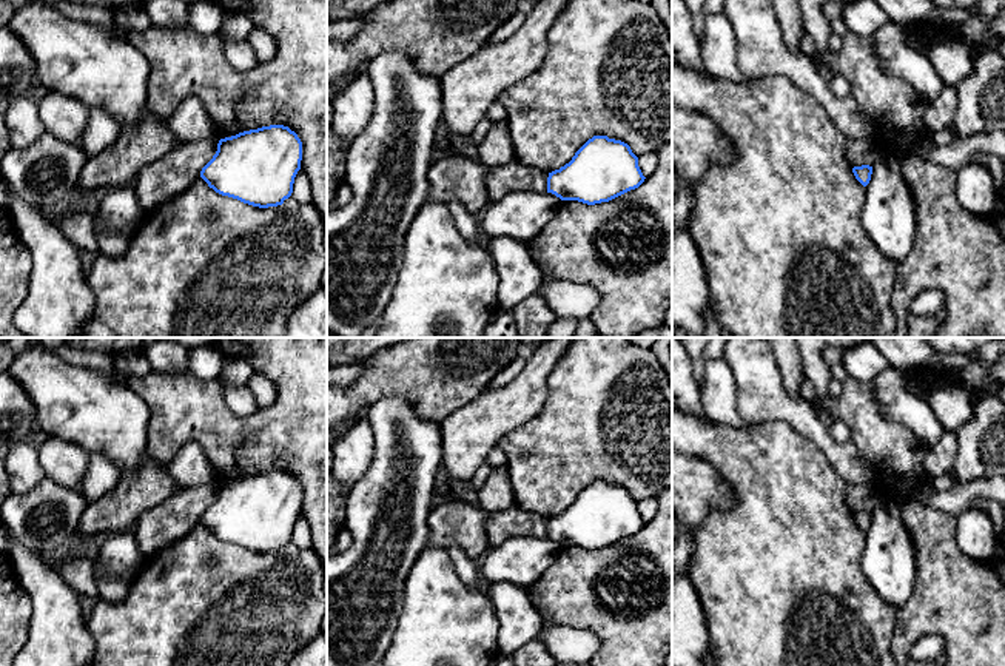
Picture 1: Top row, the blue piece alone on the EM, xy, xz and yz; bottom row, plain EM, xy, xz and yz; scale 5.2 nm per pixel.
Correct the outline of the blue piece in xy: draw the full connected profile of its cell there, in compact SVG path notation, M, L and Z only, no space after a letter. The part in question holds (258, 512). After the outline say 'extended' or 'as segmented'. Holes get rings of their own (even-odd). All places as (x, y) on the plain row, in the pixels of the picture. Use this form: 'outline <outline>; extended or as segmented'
outline M270 470L220 484L200 523L222 541L268 553L293 538L302 487L284 470Z; as segmented

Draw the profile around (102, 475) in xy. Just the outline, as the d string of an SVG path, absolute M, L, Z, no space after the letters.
M89 453L89 464L79 490L92 503L109 493L119 483L122 473L103 453Z

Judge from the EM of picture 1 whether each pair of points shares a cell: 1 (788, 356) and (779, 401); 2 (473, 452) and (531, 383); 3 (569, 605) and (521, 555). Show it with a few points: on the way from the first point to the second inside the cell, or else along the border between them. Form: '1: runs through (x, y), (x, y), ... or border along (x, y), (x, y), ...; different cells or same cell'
1: border along (773, 353), (783, 387), (799, 398); different cells
2: runs through (478, 435), (514, 400); same cell
3: border along (563, 546), (554, 563), (529, 589); different cells

